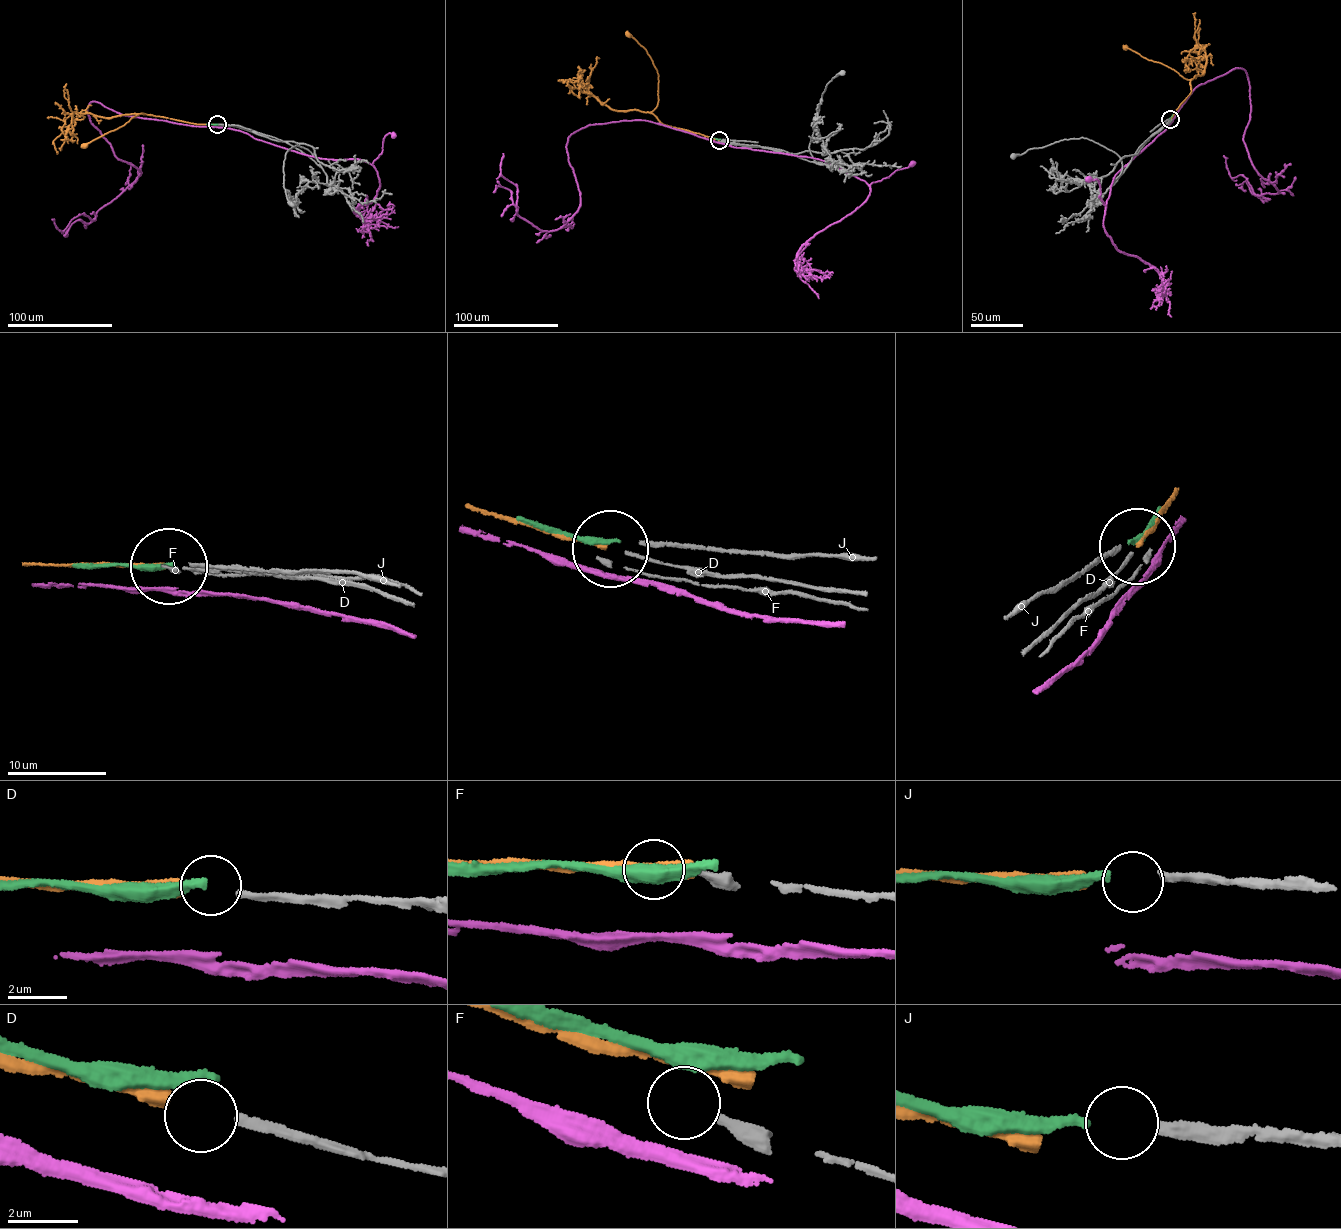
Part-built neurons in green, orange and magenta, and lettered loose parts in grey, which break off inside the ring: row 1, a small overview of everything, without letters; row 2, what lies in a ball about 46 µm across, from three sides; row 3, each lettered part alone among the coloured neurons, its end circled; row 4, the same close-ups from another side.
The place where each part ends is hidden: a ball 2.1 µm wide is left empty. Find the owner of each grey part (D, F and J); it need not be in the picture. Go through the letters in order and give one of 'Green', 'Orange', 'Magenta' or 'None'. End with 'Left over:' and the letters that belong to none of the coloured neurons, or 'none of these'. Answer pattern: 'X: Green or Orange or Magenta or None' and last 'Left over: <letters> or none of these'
D: Orange
F: None
J: Green
Left over: F

